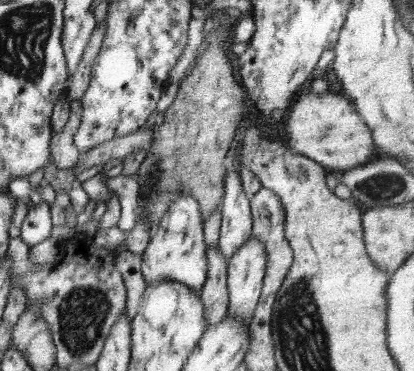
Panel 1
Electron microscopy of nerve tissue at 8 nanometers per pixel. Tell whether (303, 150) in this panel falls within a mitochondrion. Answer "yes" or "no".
no

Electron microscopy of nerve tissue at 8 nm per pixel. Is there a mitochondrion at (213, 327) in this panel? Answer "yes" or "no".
no

